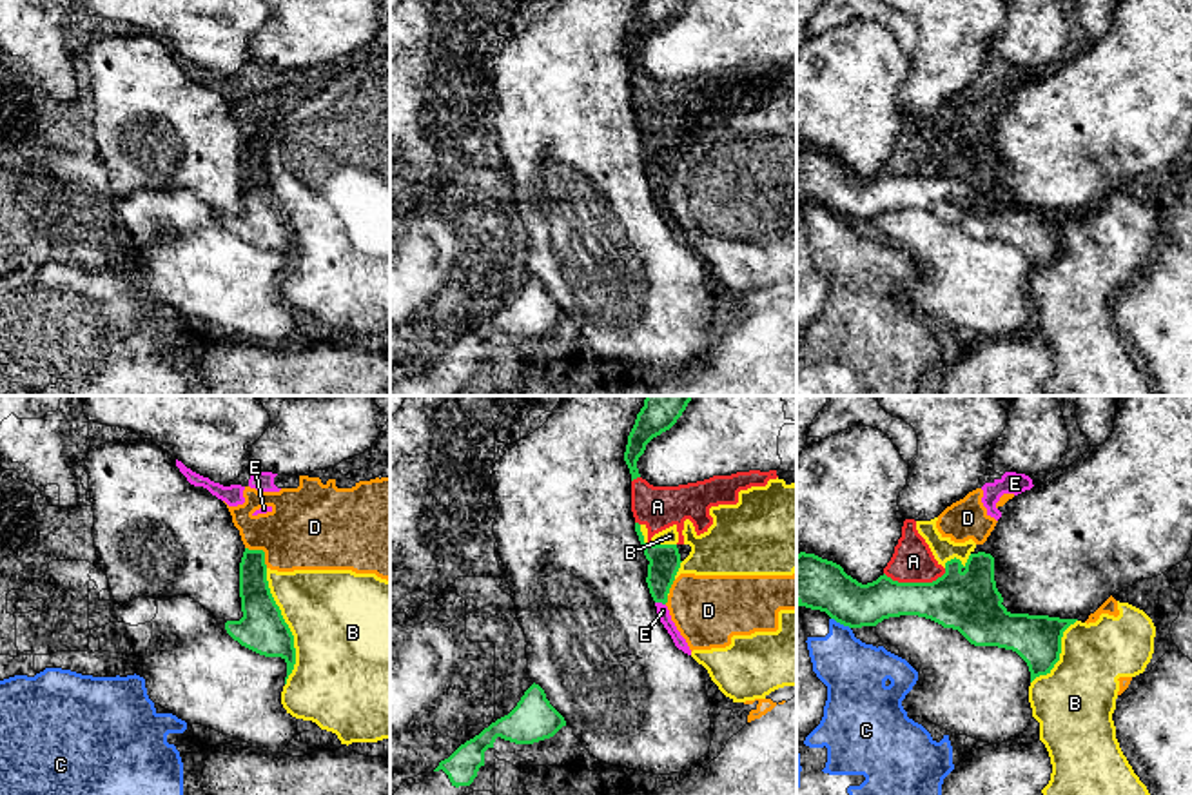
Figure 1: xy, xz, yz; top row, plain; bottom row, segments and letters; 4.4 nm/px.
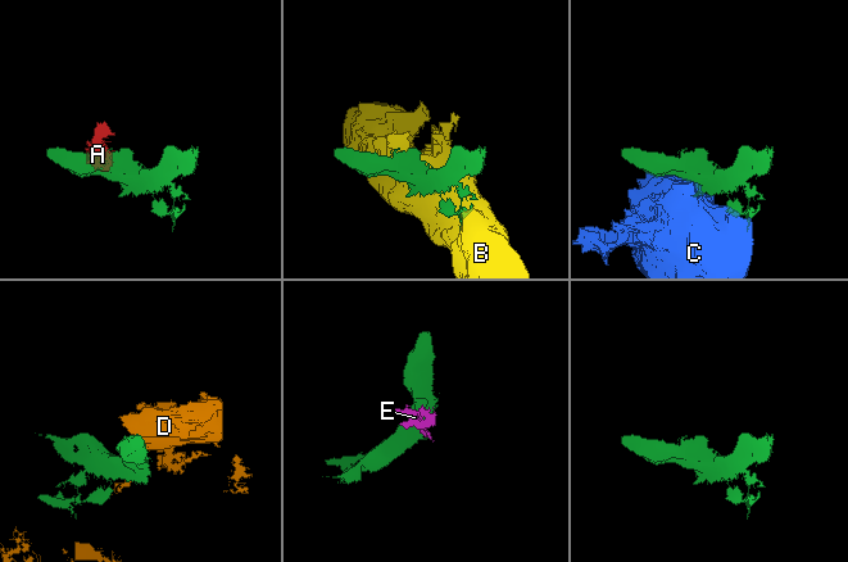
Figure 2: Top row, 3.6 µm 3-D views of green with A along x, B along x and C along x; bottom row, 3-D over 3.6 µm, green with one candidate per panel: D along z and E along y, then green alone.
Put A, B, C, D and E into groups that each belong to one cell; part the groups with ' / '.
A B D E / C

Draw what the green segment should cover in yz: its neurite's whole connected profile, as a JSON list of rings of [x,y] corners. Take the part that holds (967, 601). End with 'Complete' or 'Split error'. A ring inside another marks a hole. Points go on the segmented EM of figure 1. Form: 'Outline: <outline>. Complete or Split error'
Outline: [[[985,552],[971,554],[963,564],[960,559],[945,563],[945,574],[933,583],[898,583],[880,575],[862,584],[833,561],[815,554],[796,555],[796,603],[811,610],[826,612],[836,623],[849,628],[876,626],[884,619],[918,615],[943,628],[958,630],[974,646],[998,646],[1016,652],[1029,666],[1031,682],[1050,673],[1060,661],[1063,632],[1078,619],[1049,615],[1011,613],[994,581],[994,557]]]. Complete

